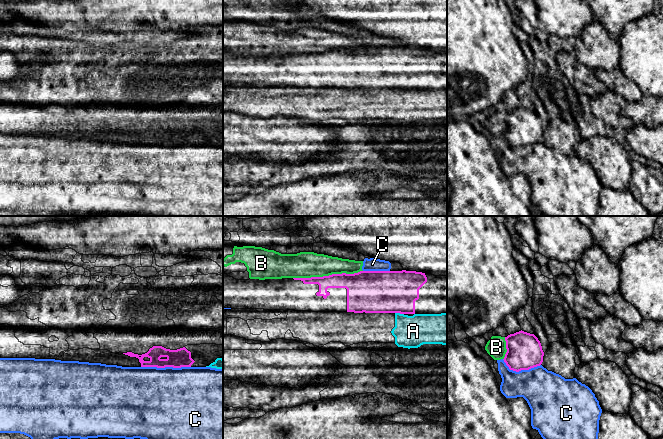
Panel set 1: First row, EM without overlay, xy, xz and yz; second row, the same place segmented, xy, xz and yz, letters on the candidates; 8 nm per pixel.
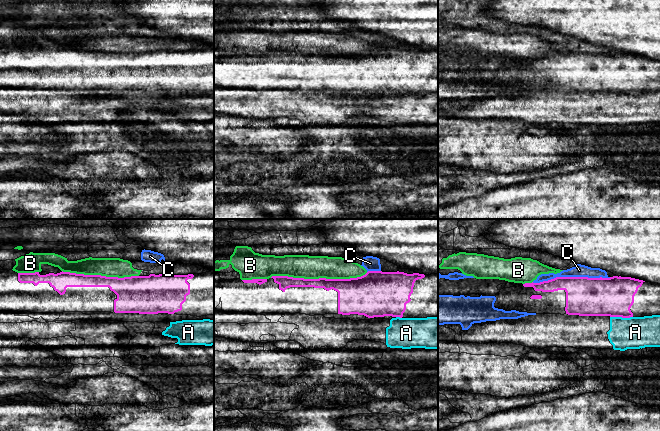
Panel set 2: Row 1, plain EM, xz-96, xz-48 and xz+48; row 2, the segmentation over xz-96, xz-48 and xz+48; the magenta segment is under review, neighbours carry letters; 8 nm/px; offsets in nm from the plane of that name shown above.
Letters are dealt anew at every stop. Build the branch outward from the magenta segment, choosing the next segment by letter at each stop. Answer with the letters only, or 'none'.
none

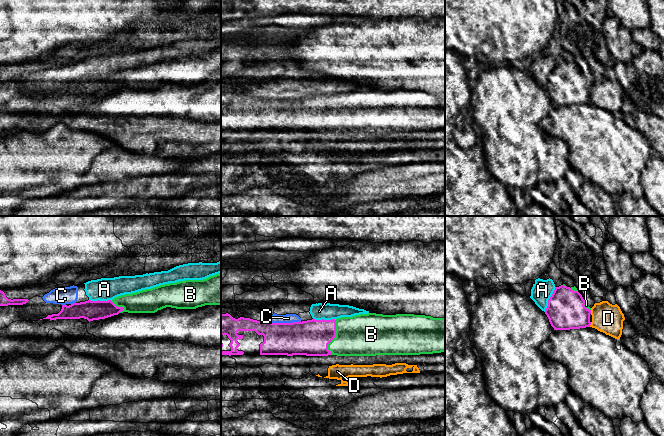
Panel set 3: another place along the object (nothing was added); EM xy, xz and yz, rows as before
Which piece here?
B

